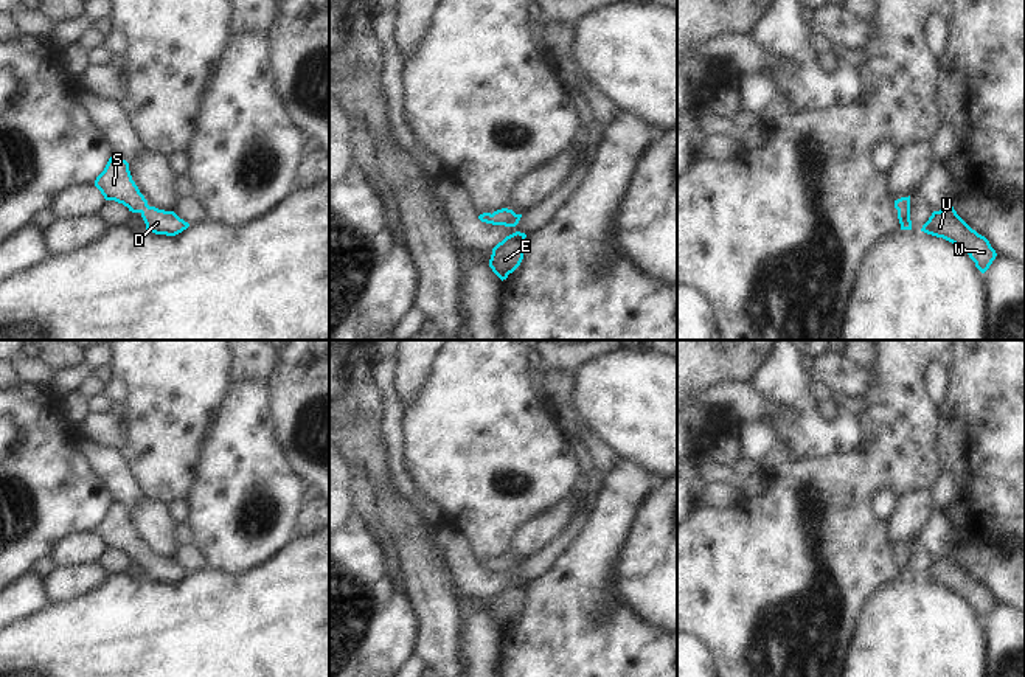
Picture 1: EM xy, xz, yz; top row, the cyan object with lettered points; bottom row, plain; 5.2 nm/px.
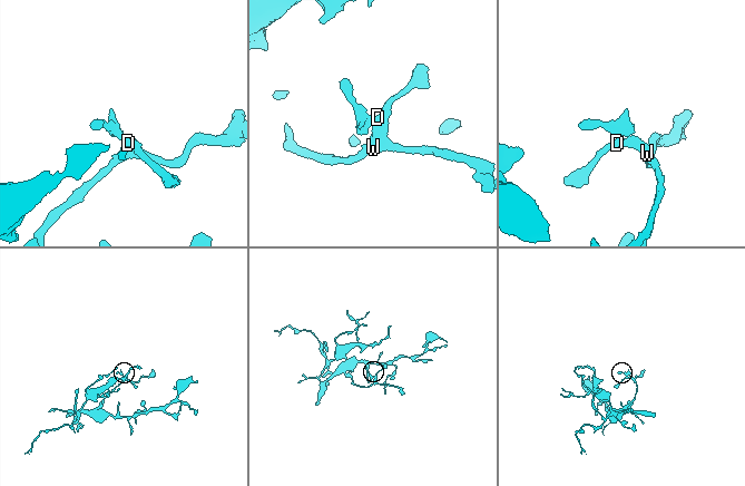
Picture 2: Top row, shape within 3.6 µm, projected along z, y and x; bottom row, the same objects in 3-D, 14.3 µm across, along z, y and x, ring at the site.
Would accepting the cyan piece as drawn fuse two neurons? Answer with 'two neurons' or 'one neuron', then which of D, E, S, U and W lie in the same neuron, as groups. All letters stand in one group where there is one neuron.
one neuron; D E S U W

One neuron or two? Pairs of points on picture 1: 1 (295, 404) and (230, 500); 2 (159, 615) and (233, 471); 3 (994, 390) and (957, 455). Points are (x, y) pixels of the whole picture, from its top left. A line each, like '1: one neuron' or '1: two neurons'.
1: two neurons
2: two neurons
3: one neuron

